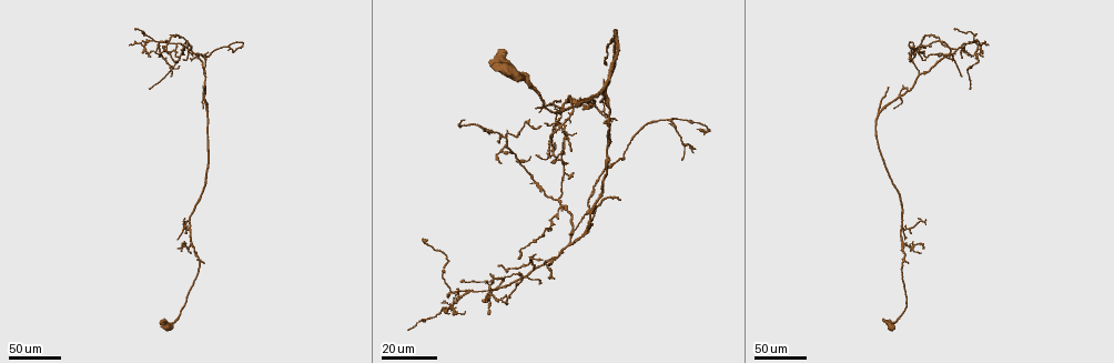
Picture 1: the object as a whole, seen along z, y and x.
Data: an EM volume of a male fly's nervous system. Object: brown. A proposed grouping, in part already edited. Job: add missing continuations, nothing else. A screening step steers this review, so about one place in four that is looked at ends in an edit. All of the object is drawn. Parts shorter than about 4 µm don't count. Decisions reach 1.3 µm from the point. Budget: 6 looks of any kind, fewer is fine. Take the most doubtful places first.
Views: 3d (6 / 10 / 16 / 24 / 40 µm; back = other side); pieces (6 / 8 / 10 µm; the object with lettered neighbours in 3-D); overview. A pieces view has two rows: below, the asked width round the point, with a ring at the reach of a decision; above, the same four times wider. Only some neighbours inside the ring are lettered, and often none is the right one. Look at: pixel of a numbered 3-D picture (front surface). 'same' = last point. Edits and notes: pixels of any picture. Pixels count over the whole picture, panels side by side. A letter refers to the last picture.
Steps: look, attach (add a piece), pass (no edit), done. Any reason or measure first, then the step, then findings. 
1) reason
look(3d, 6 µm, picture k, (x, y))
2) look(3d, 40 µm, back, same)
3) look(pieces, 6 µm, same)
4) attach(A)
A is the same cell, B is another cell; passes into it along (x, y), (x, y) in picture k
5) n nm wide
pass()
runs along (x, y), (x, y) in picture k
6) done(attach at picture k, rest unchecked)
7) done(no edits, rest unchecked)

an open end
look(3d, 40 µm, picture 1, (534, 107))

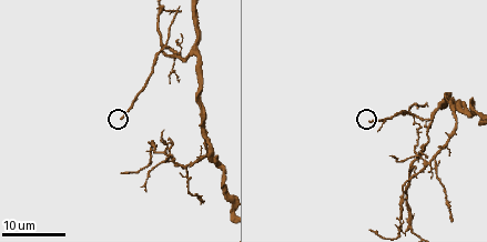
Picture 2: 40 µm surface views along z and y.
what lies round it
look(pieces, 10 µm, picture 2, (119, 117))

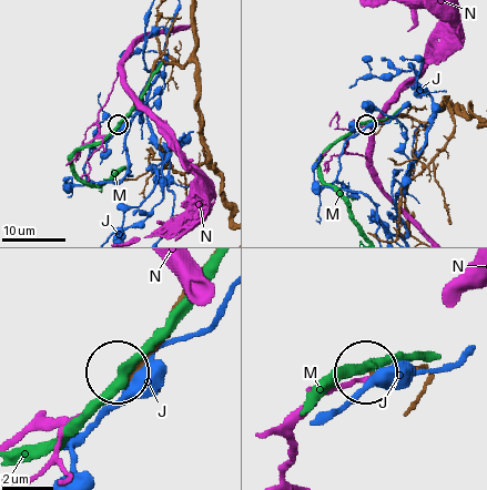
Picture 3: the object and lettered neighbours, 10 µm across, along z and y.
240 nm wide
pass()
J, M and N are other cells; runs along (427, 366), (371, 373) in picture 3; no lettered piece goes on from it

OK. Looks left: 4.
free end
look(3d, 40 µm, picture 1, (961, 54))

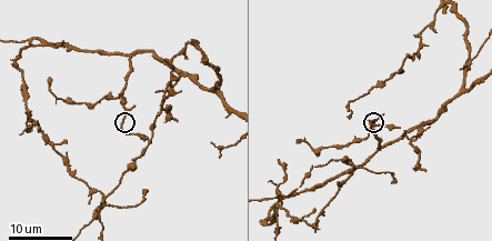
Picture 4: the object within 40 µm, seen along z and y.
closer look
look(3d, 10 µm, picture 4, (381, 113))

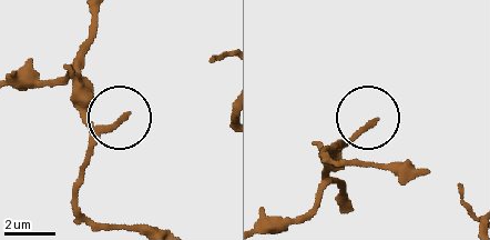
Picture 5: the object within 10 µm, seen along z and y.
see the neighbours
look(pieces, 8 µm, picture 5, (124, 119))

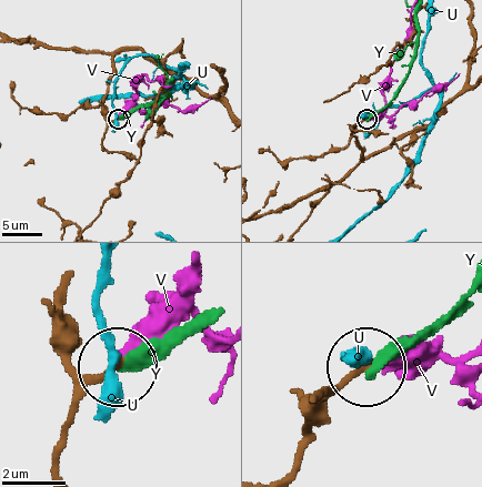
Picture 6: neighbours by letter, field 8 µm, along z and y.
210 nm wide
pass()
U, V and Y are other cells; runs along (68, 313), (76, 368), (91, 376), (112, 372) in picture 6; none of them fits

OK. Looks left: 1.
done(no edits, rest unchecked)

